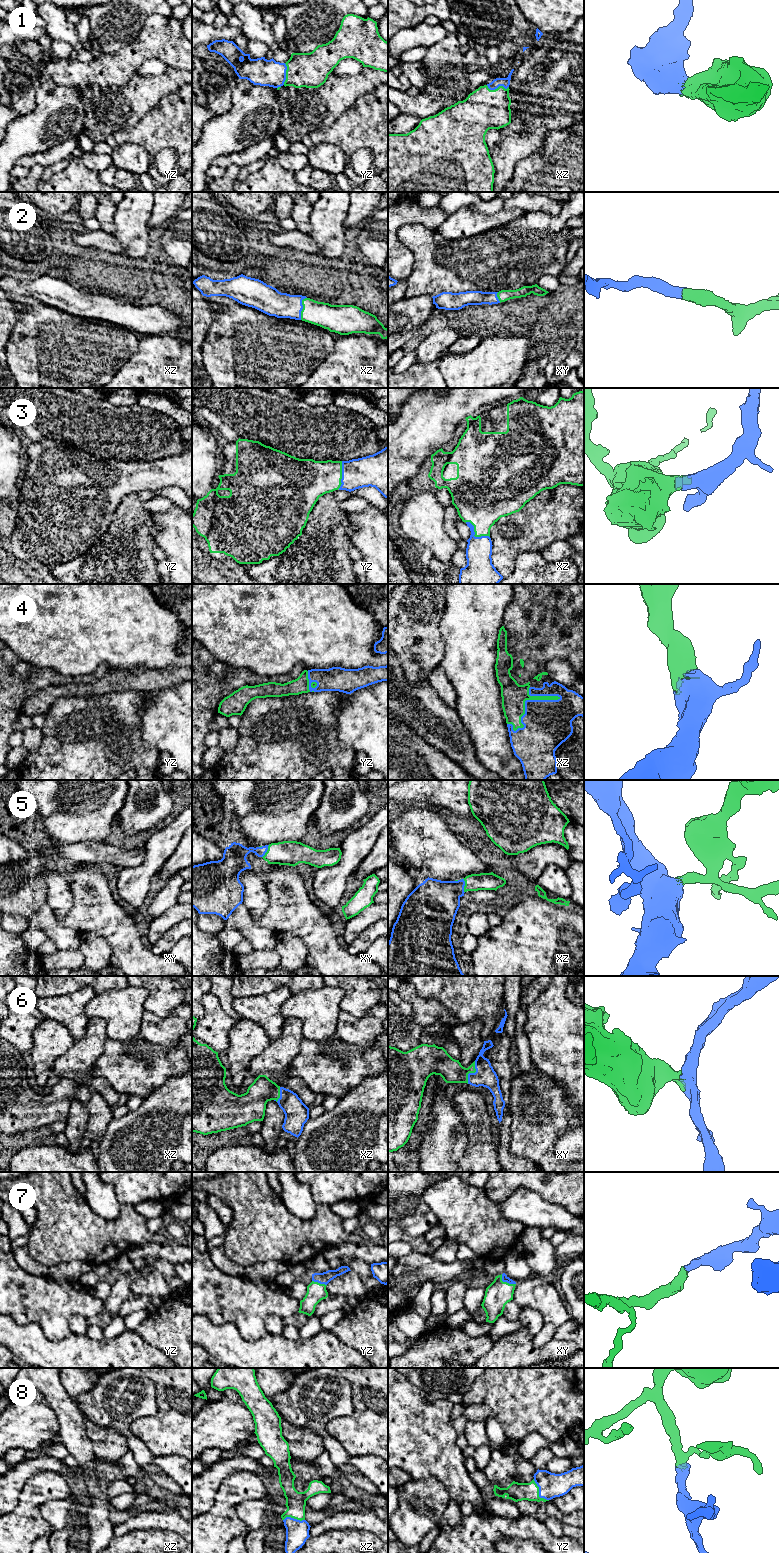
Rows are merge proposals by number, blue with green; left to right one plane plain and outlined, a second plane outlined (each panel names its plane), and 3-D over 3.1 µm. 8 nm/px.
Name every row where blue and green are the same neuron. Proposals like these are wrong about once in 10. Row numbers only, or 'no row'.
1, 2, 3, 4, 5, 6, 7, 8

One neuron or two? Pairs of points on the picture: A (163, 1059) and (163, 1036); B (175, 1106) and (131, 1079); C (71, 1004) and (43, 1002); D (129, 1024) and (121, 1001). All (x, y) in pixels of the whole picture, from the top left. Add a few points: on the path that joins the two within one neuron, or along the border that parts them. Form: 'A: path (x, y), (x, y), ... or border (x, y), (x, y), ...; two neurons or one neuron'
A: border (142, 1036), (151, 1043), (174, 1048); two neurons
B: border (169, 1076), (164, 1083), (156, 1087), (143, 1099); two neurons
C: path (64, 1004), (50, 1004); one neuron
D: path (123, 1018), (121, 1007); one neuron

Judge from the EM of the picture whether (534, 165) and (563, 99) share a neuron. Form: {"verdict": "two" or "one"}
{"verdict": "two"}

